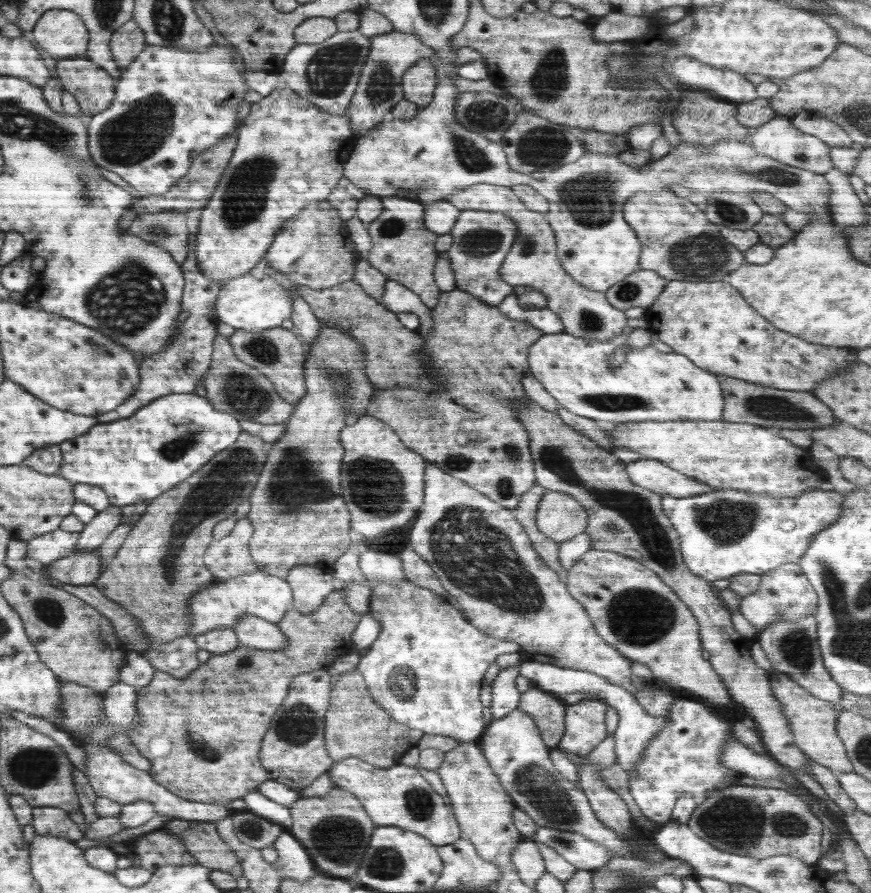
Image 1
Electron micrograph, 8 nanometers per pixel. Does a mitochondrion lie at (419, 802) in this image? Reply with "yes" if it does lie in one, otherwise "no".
yes

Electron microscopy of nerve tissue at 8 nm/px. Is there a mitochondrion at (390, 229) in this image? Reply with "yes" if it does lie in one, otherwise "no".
yes

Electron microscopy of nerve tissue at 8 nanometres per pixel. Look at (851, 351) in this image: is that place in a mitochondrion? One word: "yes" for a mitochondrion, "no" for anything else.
no

